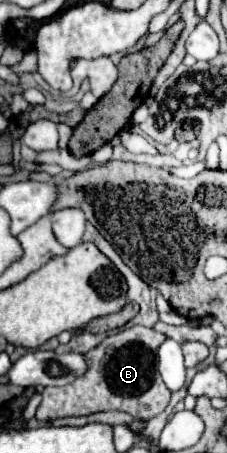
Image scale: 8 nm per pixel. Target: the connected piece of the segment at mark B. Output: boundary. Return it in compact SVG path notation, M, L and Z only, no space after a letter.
M142 325L106 337L98 347L90 349L84 355L84 361L88 365L86 373L64 387L44 389L36 419L50 421L58 417L90 415L96 411L126 411L136 419L156 417L170 403L170 391L164 387L162 379L156 379L156 355L164 339L164 333Z

